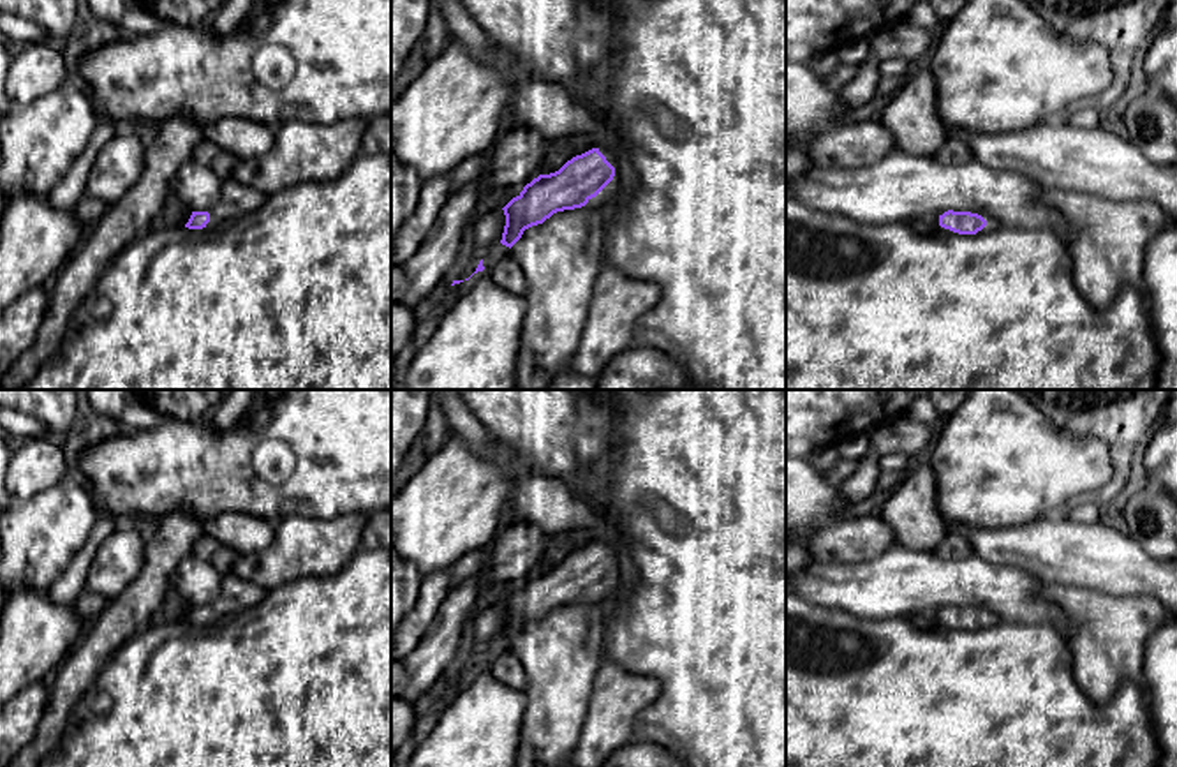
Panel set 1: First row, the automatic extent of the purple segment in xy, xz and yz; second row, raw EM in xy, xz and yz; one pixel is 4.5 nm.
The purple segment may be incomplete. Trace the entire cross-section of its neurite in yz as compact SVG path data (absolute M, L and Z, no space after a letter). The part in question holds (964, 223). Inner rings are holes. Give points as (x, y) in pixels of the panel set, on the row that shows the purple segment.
M948 210L939 215L939 226L959 235L976 235L987 220L978 213Z

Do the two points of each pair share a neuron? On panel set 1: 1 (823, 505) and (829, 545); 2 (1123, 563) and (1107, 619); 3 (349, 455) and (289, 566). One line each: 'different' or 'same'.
1: different
2: different
3: different

